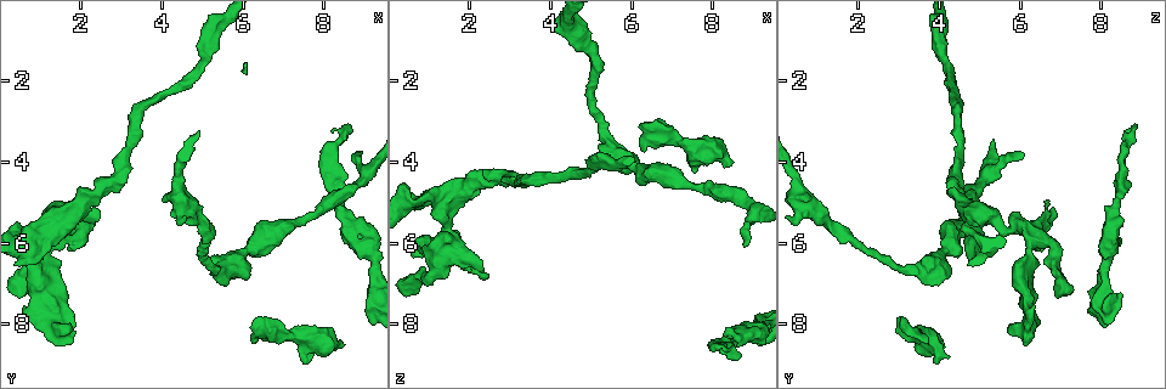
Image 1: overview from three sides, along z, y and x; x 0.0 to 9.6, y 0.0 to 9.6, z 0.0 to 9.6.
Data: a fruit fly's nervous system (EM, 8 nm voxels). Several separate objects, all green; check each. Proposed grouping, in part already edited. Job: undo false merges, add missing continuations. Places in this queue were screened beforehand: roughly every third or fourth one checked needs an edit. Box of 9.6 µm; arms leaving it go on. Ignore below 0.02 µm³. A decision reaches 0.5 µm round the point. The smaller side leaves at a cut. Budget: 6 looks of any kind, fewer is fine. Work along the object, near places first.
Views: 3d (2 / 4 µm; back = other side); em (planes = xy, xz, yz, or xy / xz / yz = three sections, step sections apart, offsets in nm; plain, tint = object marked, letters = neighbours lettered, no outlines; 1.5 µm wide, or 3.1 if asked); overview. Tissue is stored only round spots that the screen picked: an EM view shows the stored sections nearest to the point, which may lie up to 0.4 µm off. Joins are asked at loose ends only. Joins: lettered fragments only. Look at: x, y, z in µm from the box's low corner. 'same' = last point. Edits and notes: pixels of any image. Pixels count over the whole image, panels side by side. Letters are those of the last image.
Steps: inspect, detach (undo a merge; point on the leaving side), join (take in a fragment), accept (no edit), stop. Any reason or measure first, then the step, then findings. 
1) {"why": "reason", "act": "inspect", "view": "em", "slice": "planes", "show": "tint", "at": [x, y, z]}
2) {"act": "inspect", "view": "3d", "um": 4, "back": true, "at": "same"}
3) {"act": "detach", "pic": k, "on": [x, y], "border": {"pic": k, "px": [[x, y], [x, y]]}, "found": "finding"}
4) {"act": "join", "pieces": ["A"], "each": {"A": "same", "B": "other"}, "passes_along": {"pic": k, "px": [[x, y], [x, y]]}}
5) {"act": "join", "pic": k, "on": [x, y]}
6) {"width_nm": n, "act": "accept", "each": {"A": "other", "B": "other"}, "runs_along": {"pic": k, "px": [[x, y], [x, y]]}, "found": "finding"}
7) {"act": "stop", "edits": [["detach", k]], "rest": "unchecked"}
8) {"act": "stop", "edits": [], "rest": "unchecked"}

{"why": "free end", "act": "inspect", "view": "em", "slice": "yz", "step": 4, "show": "letters", "at": [9.20, 8.05, 8.20]}

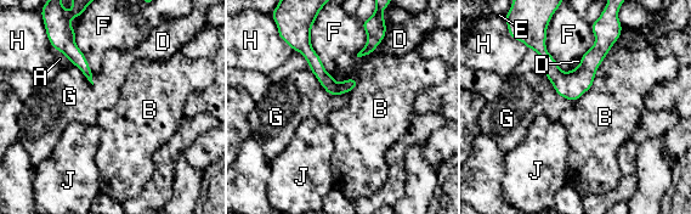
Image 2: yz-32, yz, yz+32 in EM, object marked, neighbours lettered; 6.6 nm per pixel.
{"act": "inspect", "view": "em", "slice": "planes", "show": "letters", "at": "same"}

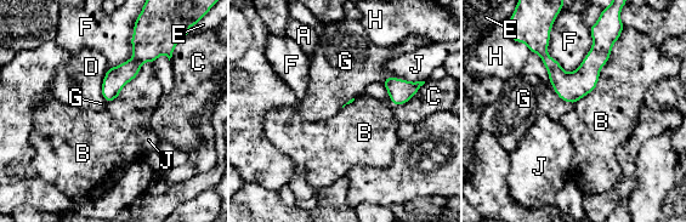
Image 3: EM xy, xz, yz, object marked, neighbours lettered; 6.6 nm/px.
{"act": "accept", "each": {"A": "other", "B": "other", "C": "other", "D": "other", "E": "other", "F": "other", "G": "other", "H": "other", "J": "other"}, "border": {"pic": 3, "px": [[621, 36], [596, 86], [573, 103]]}, "found": "none of them fits"}

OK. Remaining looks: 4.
{"why": "branch stops here", "act": "inspect", "view": "em", "slice": "yz", "step": 4, "show": "letters", "at": [6.30, 8.45, 3.65]}

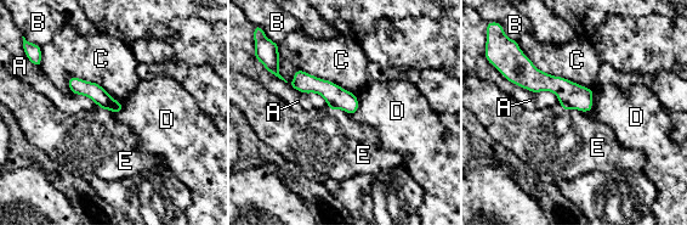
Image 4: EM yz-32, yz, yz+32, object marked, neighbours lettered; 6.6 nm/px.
{"act": "inspect", "view": "em", "slice": "planes", "show": "letters", "at": "same"}

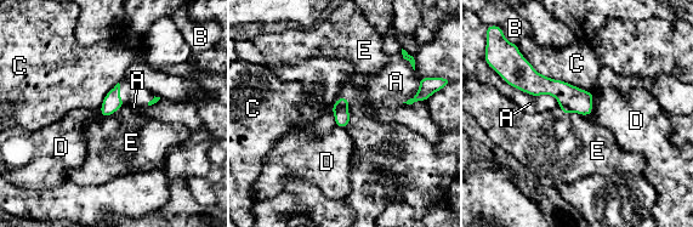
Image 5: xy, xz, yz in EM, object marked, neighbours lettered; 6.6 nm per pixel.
{"width_nm": 110, "longest_contact_nm": ["C", 550], "act": "accept", "each": {"A": "other", "B": "other", "C": "other", "D": "other", "E": "other"}, "found": "no lettered fragment goes on from it"}

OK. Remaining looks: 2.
{"act": "stop", "edits": [], "rest": "unchecked"}

